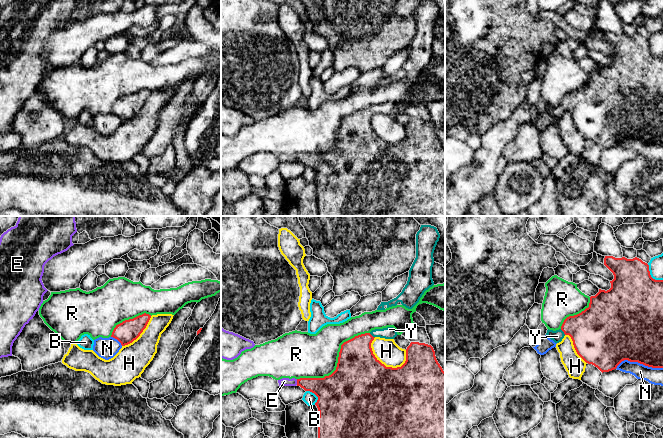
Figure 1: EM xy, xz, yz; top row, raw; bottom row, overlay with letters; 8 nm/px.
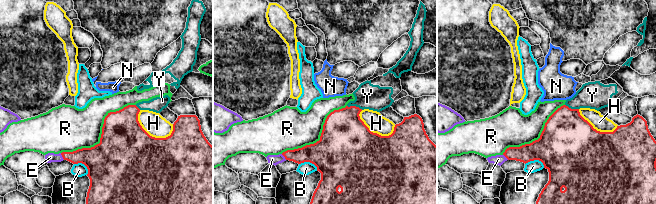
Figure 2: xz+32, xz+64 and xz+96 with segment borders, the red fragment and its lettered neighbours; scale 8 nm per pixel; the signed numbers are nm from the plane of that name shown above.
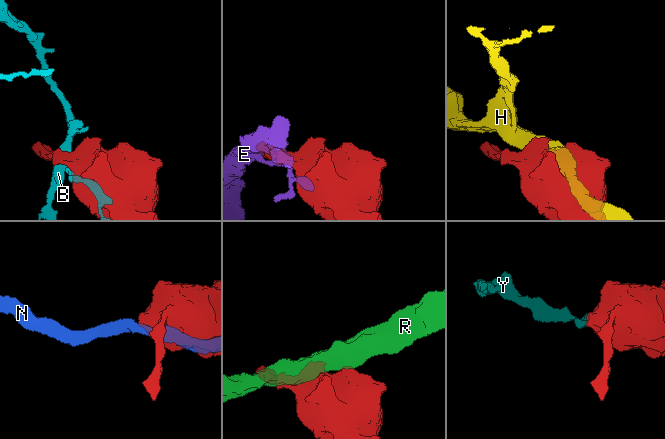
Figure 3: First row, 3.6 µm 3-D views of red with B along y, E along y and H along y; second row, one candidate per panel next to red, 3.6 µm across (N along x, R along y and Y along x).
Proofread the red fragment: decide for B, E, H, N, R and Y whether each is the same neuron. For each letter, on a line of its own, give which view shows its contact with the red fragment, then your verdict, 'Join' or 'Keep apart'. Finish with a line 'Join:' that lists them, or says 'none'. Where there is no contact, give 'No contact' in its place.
B: Touches red in yz. Keep apart
E: Touches red in xz. Keep apart
H: Touches red in xz. Keep apart
N: Touches red in yz. Keep apart
R: Touches red in xz. Keep apart
Y: Touches red in yz. Join
Join: Y

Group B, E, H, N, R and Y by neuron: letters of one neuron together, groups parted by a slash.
B / E / H / N / R / Y

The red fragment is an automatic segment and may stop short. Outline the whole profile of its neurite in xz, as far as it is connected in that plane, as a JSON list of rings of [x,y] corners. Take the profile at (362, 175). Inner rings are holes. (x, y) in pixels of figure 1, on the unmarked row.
[[[387,103],[355,112],[341,121],[337,143],[331,151],[324,154],[297,155],[297,162],[318,173],[315,179],[319,187],[318,216],[445,216],[445,148],[436,135],[433,123],[425,119],[411,118],[406,125],[405,139],[397,144],[386,143],[373,130],[371,119],[375,113],[394,115],[397,111],[397,107],[393,103]]]

